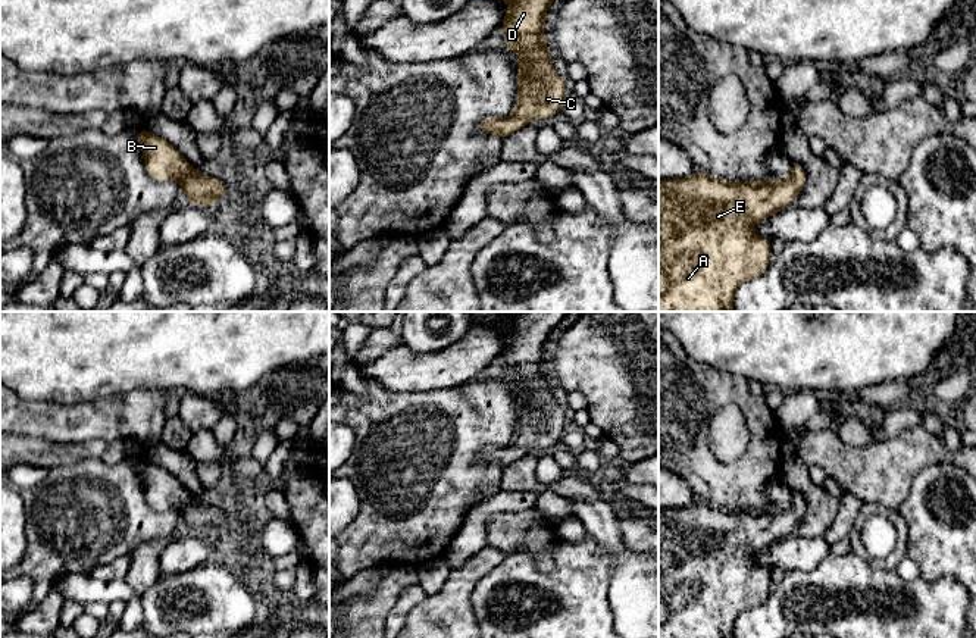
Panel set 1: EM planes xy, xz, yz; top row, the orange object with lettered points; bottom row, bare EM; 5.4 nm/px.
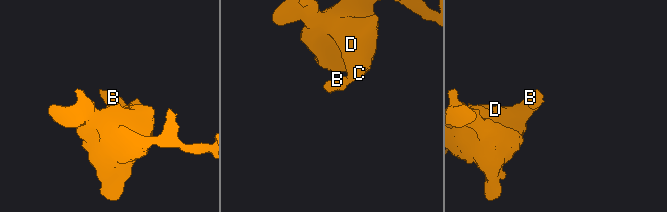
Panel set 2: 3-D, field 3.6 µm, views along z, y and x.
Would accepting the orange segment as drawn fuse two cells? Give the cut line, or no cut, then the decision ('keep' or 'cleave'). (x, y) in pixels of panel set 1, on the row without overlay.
cut none; keep

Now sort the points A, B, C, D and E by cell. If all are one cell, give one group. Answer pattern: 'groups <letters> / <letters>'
groups A B C D E

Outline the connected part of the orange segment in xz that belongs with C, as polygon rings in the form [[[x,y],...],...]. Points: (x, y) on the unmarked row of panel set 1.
[[[466,312],[470,322],[494,323],[503,326],[509,340],[500,357],[504,362],[504,376],[517,384],[517,423],[516,442],[506,447],[485,447],[476,457],[479,462],[497,465],[501,470],[528,454],[531,450],[547,448],[559,441],[564,434],[566,407],[560,406],[553,393],[551,381],[544,370],[545,354],[544,345],[553,331],[569,312]]]

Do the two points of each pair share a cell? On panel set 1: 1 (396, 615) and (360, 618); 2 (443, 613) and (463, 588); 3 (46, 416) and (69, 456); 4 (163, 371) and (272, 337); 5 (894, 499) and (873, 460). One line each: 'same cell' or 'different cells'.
1: different cells
2: same cell
3: different cells
4: same cell
5: same cell

